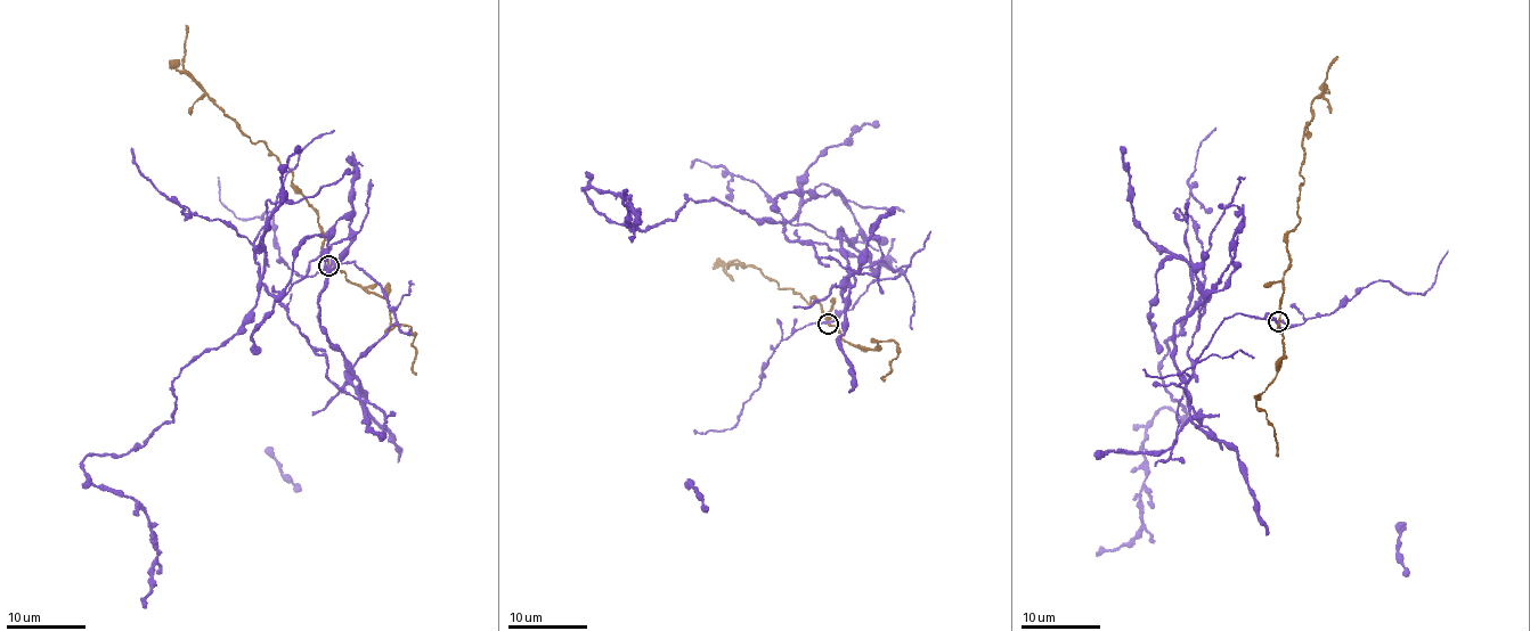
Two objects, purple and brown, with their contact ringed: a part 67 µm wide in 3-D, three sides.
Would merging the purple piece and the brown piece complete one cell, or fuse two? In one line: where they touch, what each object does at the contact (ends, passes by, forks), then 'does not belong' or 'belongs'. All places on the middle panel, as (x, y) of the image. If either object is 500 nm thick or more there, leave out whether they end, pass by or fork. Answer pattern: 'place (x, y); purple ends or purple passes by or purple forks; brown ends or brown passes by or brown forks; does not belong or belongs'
place (828, 324); purple passes by; brown passes by; does not belong

